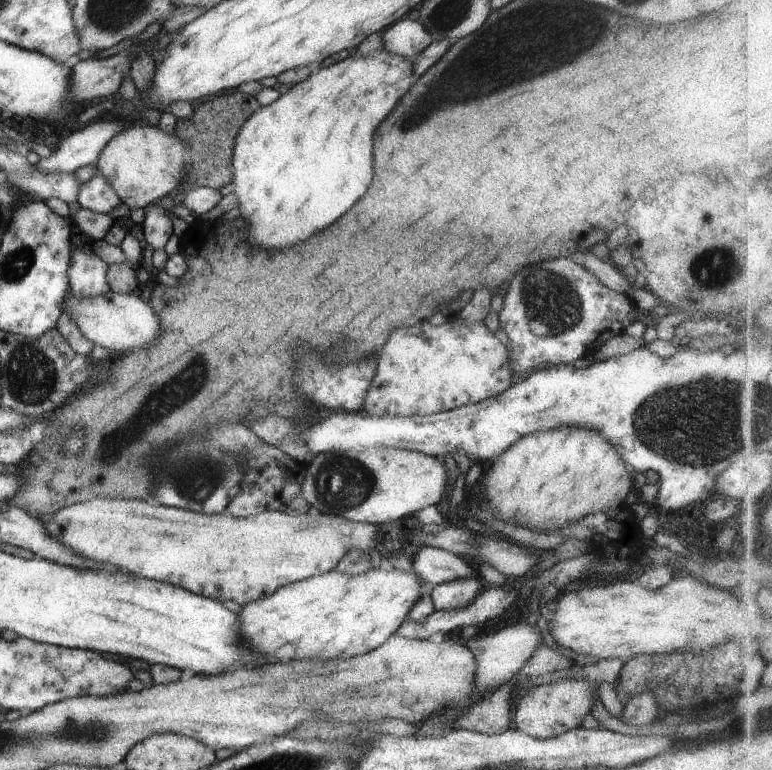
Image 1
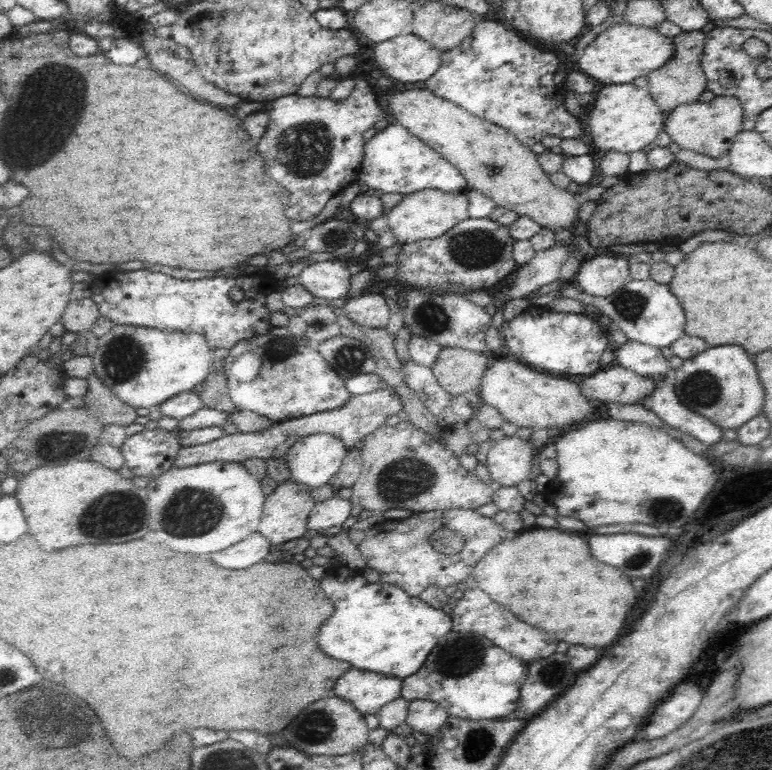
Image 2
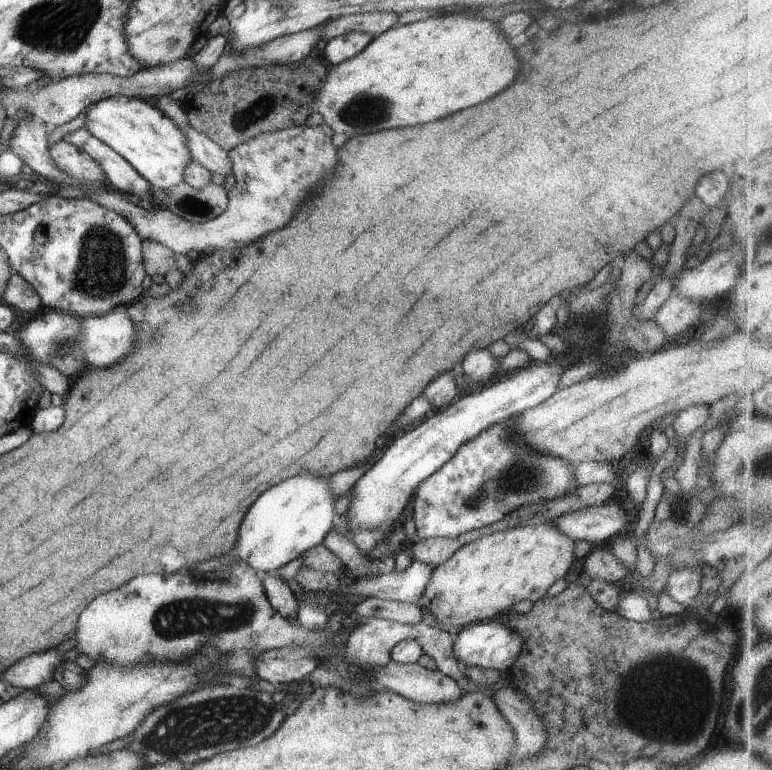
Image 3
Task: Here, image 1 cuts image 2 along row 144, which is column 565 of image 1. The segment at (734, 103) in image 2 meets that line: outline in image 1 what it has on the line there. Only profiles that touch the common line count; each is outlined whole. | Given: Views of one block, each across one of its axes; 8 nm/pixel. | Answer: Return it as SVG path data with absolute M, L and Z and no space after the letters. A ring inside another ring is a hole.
M564 678L547 685L532 687L524 693L514 712L514 728L531 737L547 739L563 735L567 730L581 726L585 714L592 711L590 689L595 682Z

